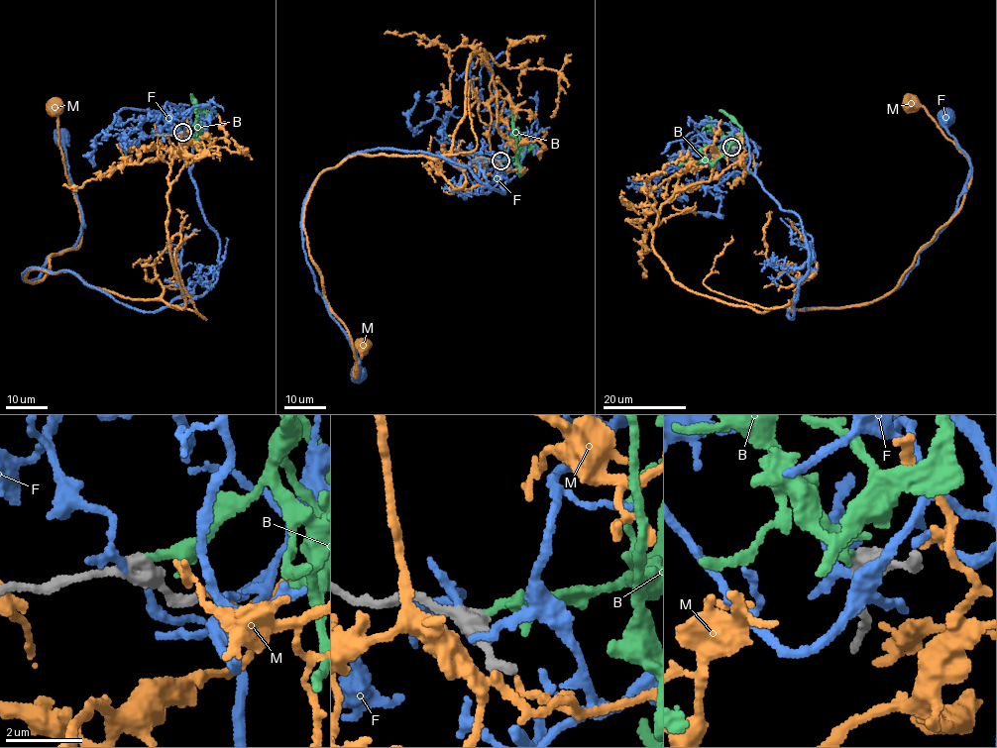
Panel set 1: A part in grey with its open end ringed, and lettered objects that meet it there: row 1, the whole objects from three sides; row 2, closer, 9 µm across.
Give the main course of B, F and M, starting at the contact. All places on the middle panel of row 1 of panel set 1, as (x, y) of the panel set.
B: (500, 160), (515, 155), (516, 158), (513, 103)
F: (498, 159), (504, 193), (451, 160), (386, 148), (354, 153), (315, 180), (303, 203), (302, 247), (359, 373)
M: (503, 166), (493, 159), (480, 47), (449, 154), (359, 154), (323, 169), (303, 229), (355, 377), (358, 339)

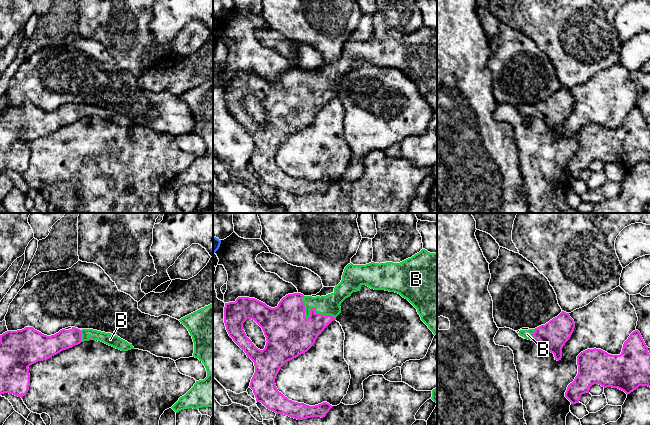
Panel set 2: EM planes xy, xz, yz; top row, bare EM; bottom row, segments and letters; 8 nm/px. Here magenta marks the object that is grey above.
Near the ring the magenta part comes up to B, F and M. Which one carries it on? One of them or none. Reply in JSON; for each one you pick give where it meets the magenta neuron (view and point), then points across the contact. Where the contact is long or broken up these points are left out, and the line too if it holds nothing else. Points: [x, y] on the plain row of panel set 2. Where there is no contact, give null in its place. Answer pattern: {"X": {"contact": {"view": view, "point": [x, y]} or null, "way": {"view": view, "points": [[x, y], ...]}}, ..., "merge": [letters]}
{"B": {"contact": {"view": "xz", "point": [310, 87]}, "way": {"view": "xz", "points": [[288, 109], [310, 87], [330, 80]]}}, "merge": ["B"]}

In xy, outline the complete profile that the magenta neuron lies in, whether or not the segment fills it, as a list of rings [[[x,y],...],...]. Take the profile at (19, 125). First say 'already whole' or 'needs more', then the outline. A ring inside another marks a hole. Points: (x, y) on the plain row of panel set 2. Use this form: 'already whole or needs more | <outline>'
needs more | [[[25,103],[22,106],[7,107],[0,111],[0,171],[4,169],[23,173],[30,162],[29,142],[47,136],[63,126],[72,124],[84,117],[98,116],[121,127],[134,125],[132,120],[121,115],[117,111],[105,109],[93,105],[78,105],[72,103],[69,106],[62,105],[58,109],[47,112],[35,106],[33,103]]]

